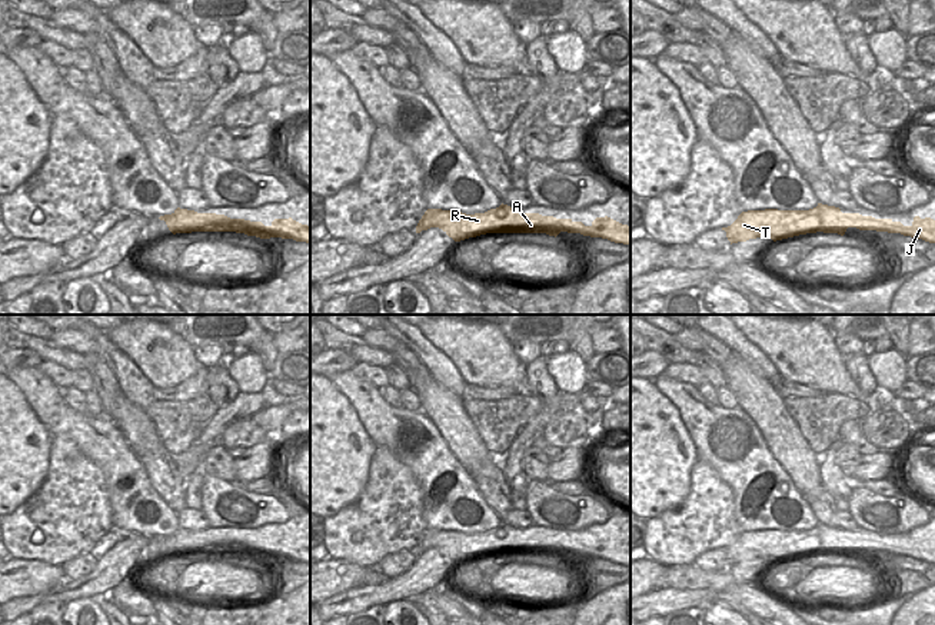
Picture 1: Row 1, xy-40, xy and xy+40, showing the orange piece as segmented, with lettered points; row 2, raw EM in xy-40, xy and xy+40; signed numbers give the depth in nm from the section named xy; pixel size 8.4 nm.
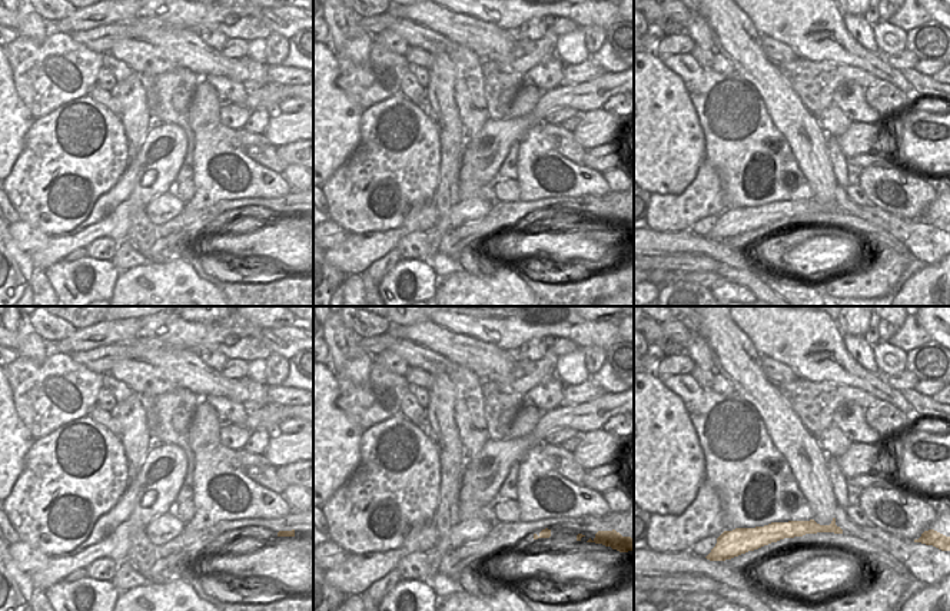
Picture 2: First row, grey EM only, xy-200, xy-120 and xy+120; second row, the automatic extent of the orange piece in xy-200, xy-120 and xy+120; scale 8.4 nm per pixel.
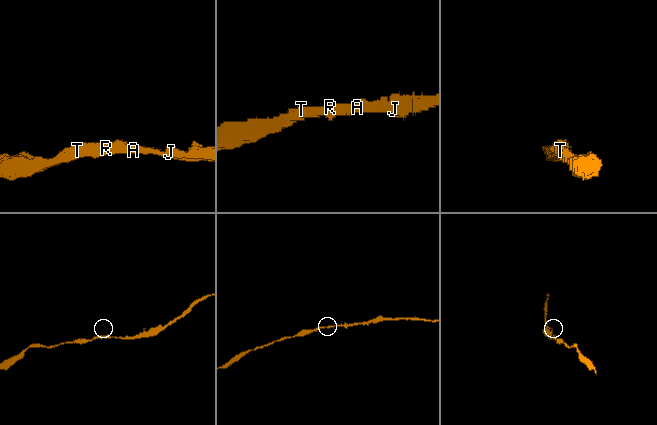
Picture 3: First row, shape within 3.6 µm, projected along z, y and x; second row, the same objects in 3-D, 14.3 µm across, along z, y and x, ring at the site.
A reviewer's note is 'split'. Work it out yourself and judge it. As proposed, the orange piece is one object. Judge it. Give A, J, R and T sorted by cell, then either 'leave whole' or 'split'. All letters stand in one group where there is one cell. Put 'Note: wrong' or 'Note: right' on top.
Note: wrong
A J R T; leave whole

